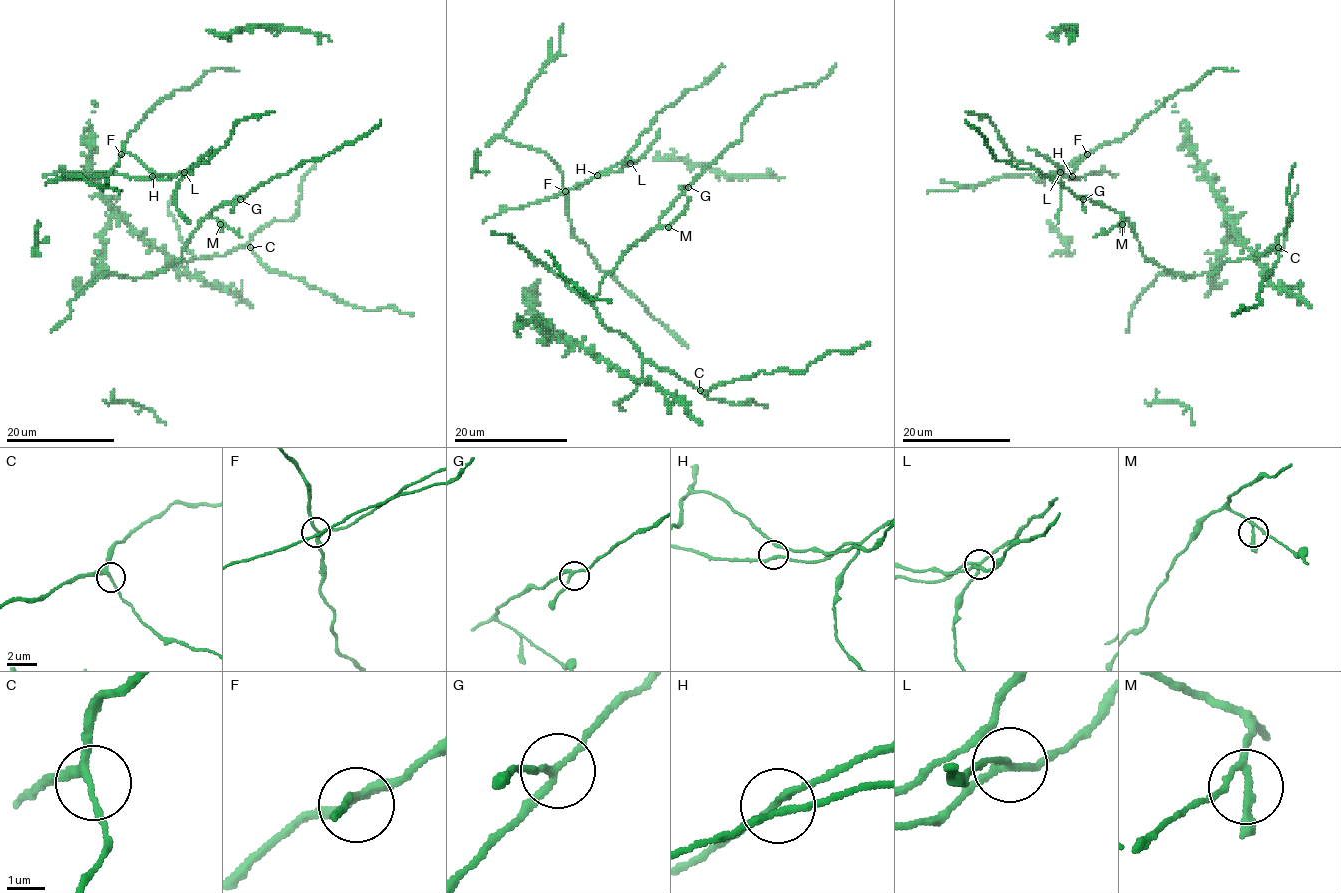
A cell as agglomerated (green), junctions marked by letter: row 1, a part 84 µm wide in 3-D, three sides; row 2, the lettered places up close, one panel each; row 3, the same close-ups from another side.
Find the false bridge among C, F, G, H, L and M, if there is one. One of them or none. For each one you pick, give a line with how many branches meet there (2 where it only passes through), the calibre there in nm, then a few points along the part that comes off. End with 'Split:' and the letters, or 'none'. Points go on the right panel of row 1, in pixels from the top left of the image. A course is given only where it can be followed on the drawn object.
L: branches 3; calibre 160 nm; course (1060, 172), (1061, 208), (1057, 222)
Split: L

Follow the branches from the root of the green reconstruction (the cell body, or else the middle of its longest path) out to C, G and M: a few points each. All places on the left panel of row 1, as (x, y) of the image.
C: (223, 205), (201, 221), (180, 259), (148, 276), (178, 261), (208, 259), (250, 247)
G: (223, 205), (235, 198), (240, 199)
M: (223, 205), (211, 214), (220, 224)

